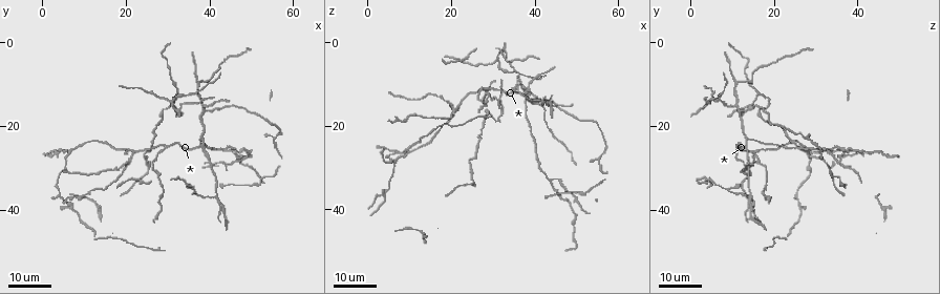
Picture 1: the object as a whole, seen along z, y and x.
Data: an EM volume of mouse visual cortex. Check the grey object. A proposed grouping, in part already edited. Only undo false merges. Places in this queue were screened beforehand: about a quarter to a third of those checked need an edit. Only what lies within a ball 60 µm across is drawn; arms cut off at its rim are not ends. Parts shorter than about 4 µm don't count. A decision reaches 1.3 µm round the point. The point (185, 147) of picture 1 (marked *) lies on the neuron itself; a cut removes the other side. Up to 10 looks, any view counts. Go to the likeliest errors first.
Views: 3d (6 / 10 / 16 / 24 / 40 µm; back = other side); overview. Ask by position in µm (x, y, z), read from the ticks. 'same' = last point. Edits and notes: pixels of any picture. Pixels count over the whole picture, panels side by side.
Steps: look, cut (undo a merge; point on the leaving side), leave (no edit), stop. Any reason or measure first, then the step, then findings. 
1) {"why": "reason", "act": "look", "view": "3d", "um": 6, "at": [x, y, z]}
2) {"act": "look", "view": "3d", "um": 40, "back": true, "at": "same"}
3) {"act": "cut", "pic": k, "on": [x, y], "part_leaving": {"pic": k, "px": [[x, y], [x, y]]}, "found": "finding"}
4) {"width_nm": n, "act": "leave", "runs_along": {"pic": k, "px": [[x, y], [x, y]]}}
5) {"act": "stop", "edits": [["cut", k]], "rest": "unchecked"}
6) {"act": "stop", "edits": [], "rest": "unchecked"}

{"why": "three arms meet", "act": "look", "view": "3d", "um": 24, "at": [21.5, 26.0, 15.0]}

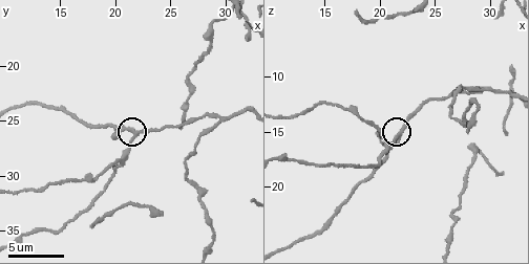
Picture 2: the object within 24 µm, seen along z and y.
{"why": "closer look", "act": "look", "view": "3d", "um": 6, "at": [22.0, 26.2, 15.4]}

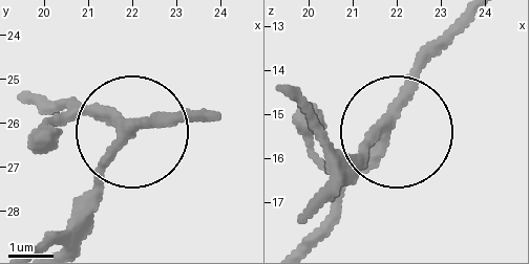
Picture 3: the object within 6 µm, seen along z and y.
{"width_nm": 240, "act": "leave", "runs_along": {"pic": 3, "px": [[217, 112], [130, 124], [75, 225]]}, "found": "continuous, no second neuron"}

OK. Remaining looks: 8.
{"why": "small branch off a trunk", "act": "look", "view": "3d", "um": 16, "at": [4.0, 26.5, 36.5]}

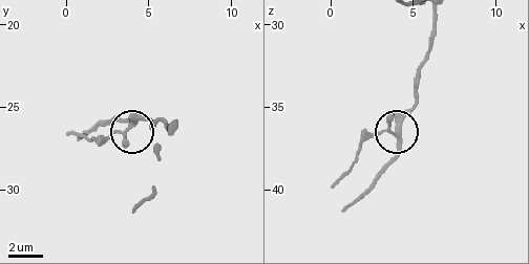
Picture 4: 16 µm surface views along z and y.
{"act": "look", "view": "3d", "um": 10, "at": [3.9, 26.3, 36.7]}

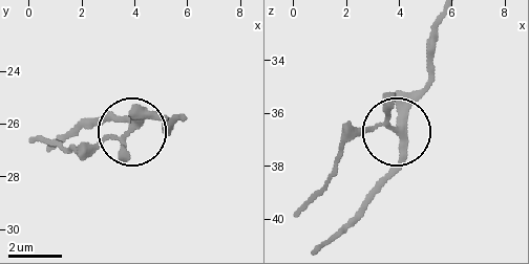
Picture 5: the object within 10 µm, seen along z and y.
{"arms": 4, "act": "leave", "found": "one neuron here"}

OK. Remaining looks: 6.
{"why": "three-way junction", "act": "look", "view": "3d", "um": 16, "at": [40.5, 37.0, 14.5]}

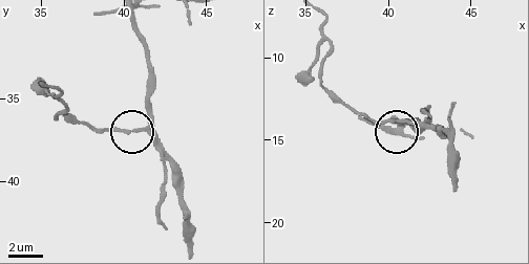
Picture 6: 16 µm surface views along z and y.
{"act": "look", "view": "3d", "um": 6, "at": [41.0, 37.0, 13.9]}

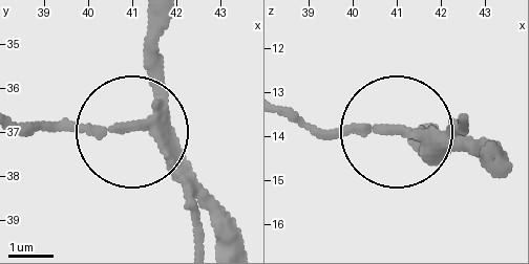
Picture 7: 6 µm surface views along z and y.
{"width_nm": 220, "act": "cut", "pic": 7, "on": [110, 128], "part_leaving": {"pic": 7, "px": [[166, 155], [124, 126], [23, 126]]}, "found": "a second neuron is stuck on"}

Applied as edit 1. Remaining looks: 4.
{"why": "a fork", "act": "look", "view": "3d", "um": 10, "at": [29.4, 25.0, 11.2]}

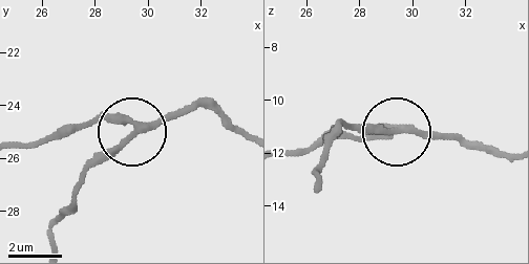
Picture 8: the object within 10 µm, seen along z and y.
{"side_arm_um": 25, "act": "leave", "found": "continuous, no second neuron"}

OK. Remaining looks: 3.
{"why": "branch point", "act": "look", "view": "3d", "um": 24, "at": [6.5, 26.5, 28.5]}

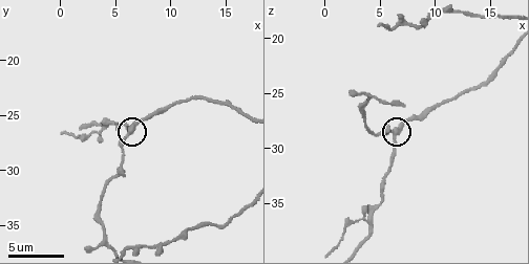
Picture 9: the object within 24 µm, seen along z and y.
{"act": "look", "view": "3d", "um": 10, "at": [6.2, 26.4, 28.8]}

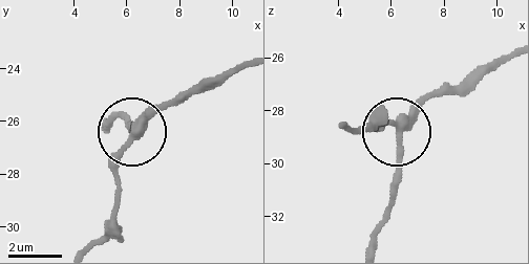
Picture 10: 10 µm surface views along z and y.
{"arms": 3, "act": "leave", "runs_along": {"pic": 10, "px": [[507, 54], [432, 97], [405, 125], [392, 203]]}, "found": "continuous, no second neuron"}

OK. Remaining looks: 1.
{"act": "stop", "edits": [["cut", 7]], "rest": "unchecked"}

